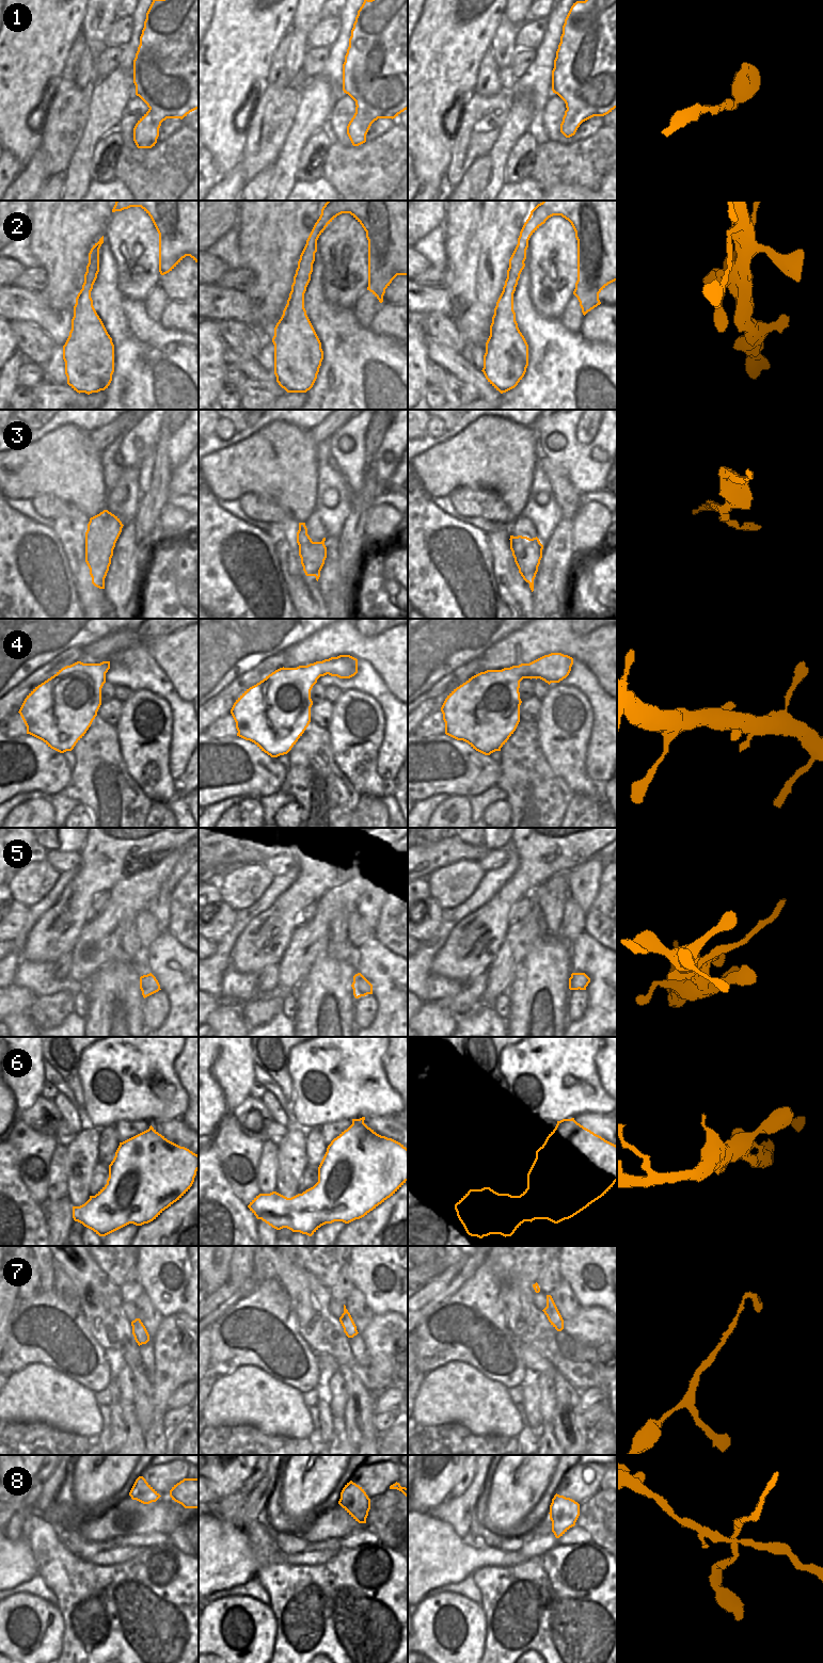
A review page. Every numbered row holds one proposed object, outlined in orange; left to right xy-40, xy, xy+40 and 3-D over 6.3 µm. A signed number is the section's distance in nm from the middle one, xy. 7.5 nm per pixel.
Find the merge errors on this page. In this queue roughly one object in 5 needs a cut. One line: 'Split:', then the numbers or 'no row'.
Split: 1, 5

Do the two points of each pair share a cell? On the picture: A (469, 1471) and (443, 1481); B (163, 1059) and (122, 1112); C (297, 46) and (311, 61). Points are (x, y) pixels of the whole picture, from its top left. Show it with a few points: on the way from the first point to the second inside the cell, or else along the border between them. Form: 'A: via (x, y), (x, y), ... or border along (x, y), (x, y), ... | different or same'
A: border along (463, 1466), (450, 1494) | different
B: via (142, 1059), (122, 1067), (124, 1090) | same
C: border along (309, 48), (301, 68) | different

